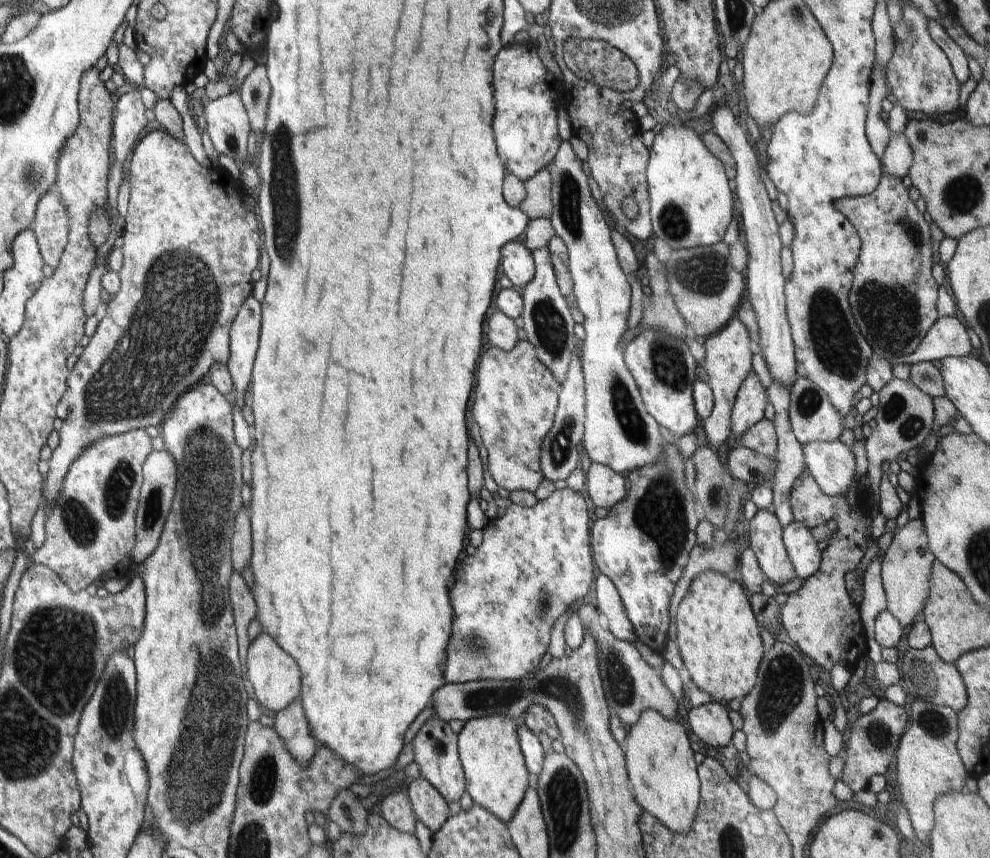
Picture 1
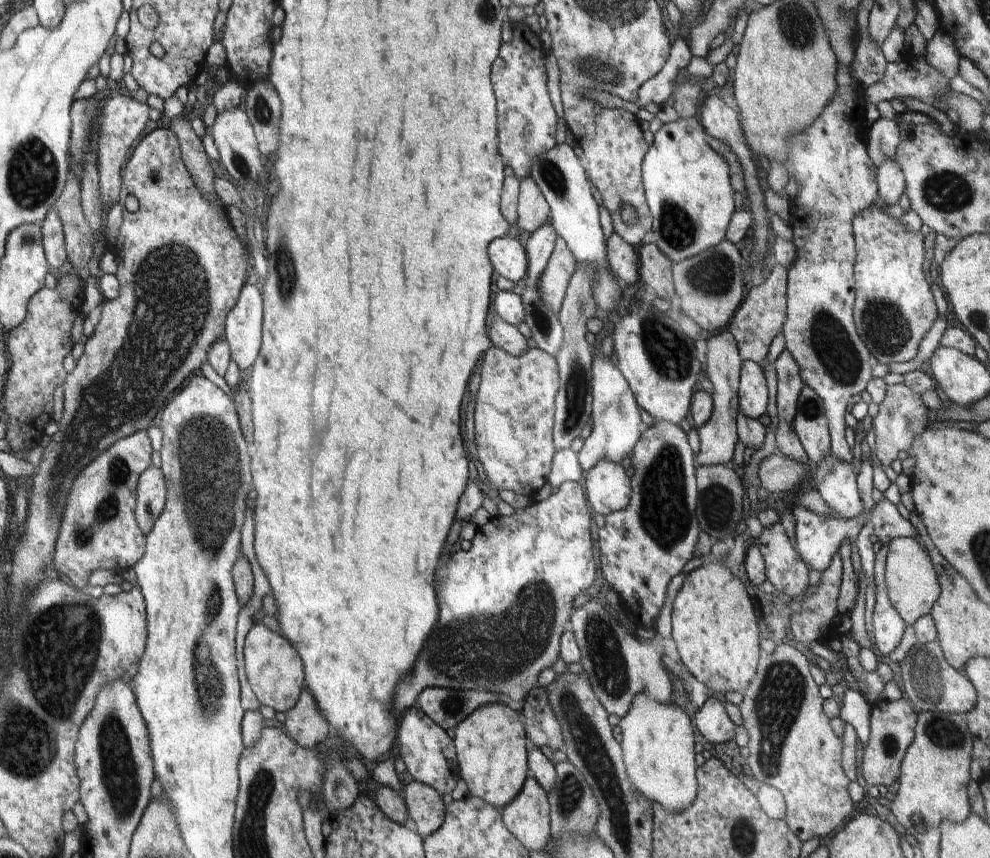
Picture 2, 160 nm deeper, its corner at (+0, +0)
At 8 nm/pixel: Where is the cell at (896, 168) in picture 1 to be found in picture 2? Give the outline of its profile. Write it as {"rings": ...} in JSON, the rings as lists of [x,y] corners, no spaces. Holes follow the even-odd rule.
{"rings":[[[892,158],[892,160],[882,162],[877,168],[878,195],[882,196],[882,200],[886,204],[898,204],[904,193],[904,188],[906,188],[904,174],[902,174],[900,166],[896,164],[895,158]]]}

